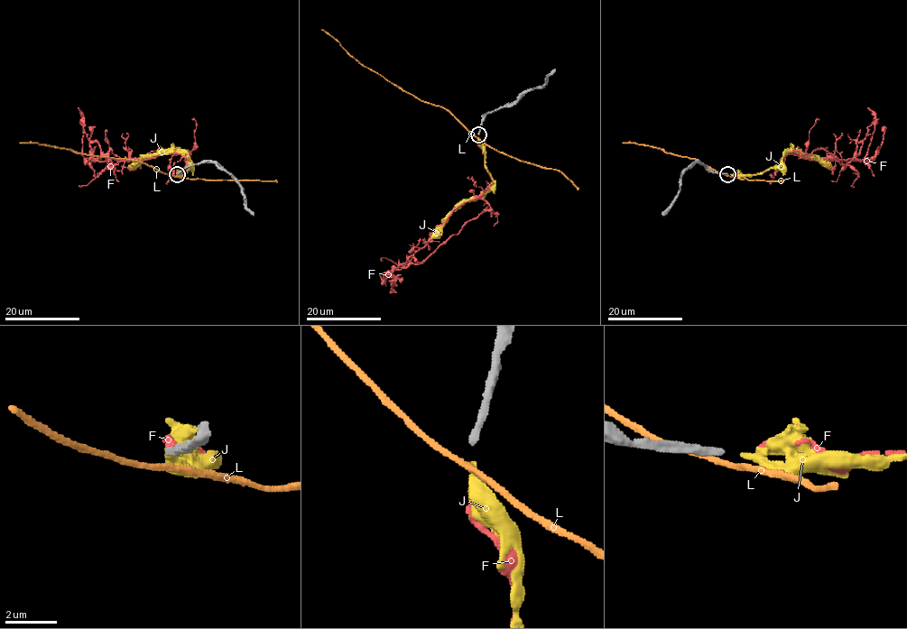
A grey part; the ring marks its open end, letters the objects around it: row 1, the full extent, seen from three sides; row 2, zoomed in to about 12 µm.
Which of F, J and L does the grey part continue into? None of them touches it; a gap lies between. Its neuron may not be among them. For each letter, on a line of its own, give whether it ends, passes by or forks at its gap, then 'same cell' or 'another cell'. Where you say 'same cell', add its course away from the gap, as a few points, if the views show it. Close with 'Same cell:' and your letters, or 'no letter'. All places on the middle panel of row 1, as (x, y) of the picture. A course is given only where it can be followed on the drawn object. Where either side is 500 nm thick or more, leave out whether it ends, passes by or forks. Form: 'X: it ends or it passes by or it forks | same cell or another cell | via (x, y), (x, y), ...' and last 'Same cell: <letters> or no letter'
F: it ends | another cell
J: it ends | same cell | via (478, 137), (478, 144), (484, 150), (485, 168), (494, 182), (489, 189), (476, 197), (465, 199), (430, 239)
L: it passes by | another cell
Same cell: J

